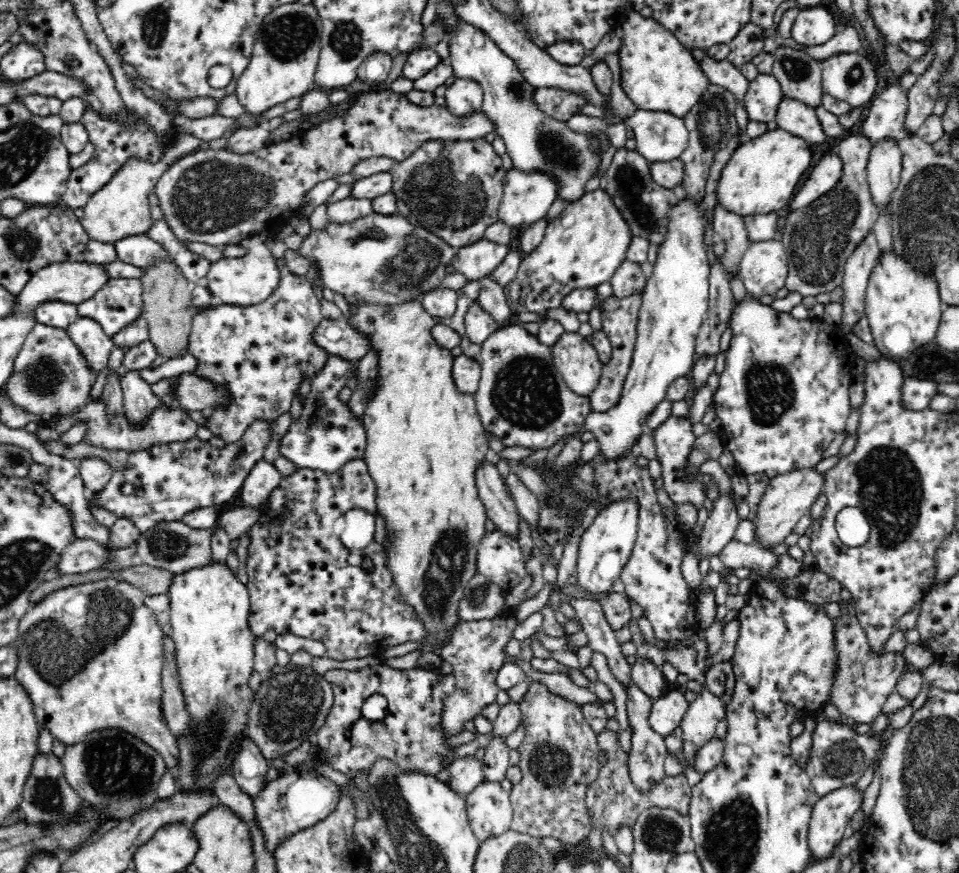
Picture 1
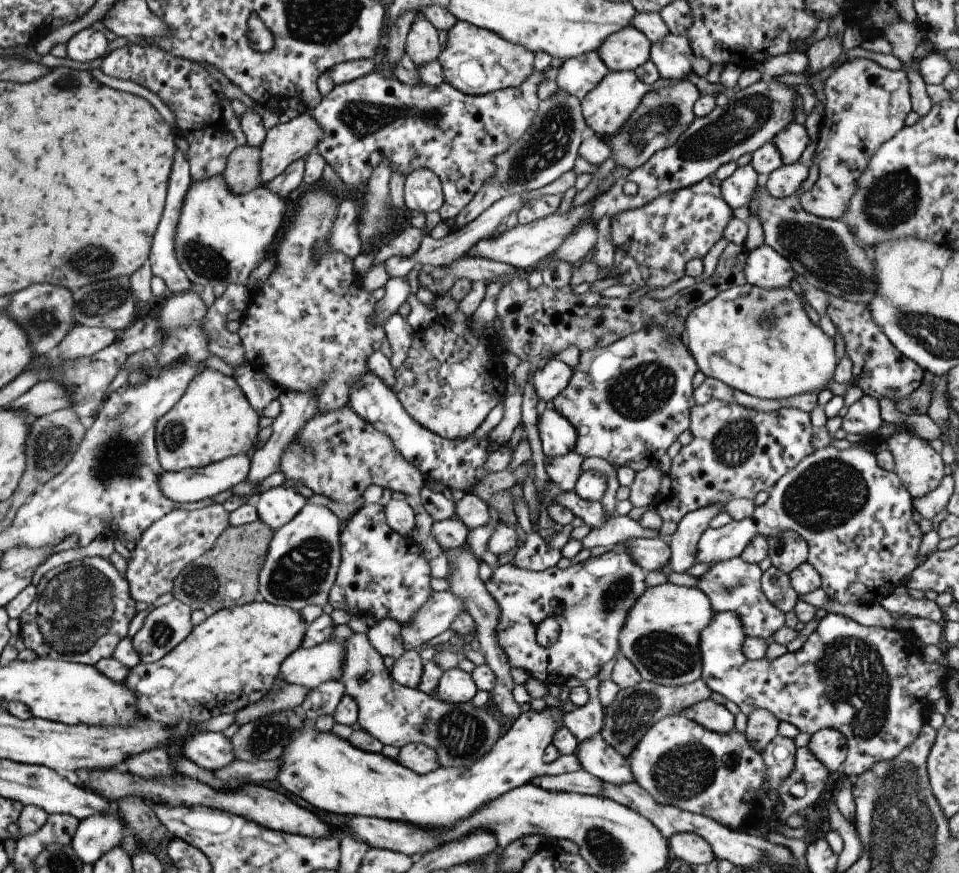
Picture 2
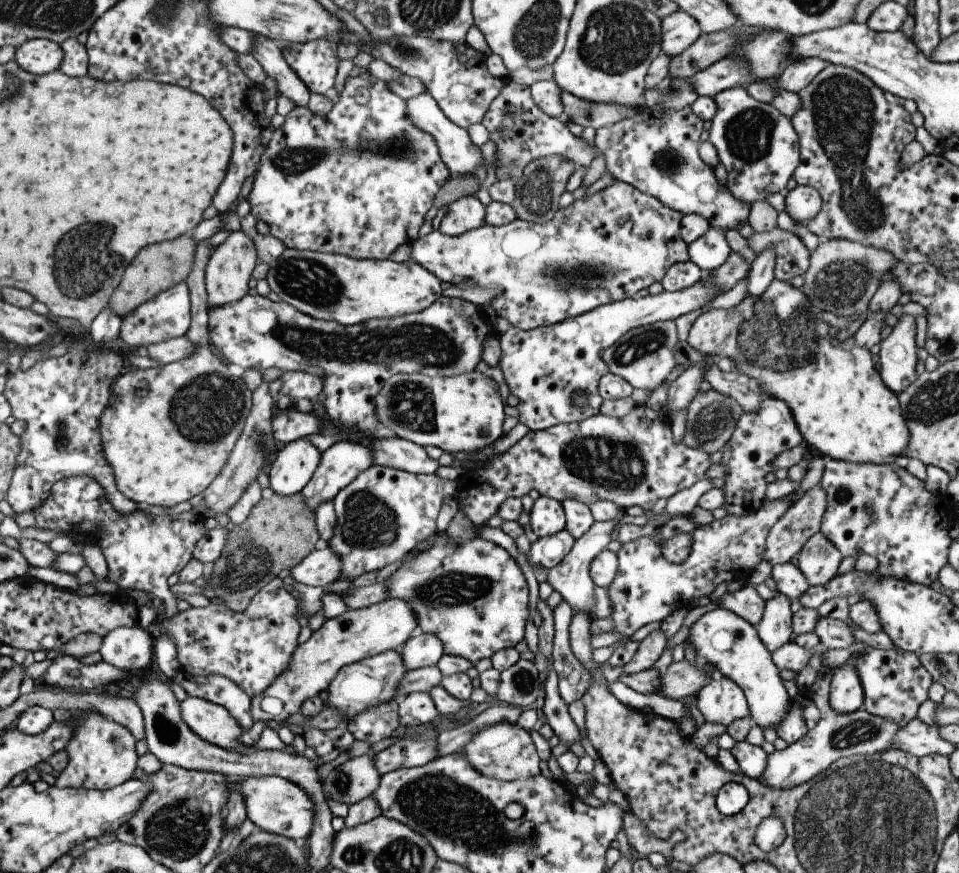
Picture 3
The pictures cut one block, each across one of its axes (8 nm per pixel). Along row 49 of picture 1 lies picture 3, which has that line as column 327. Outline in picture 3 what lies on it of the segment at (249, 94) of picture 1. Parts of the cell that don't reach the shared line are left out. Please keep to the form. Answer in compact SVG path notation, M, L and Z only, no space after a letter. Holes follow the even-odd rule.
M285 248L284 252L269 265L266 284L279 301L285 302L313 319L334 321L341 325L357 325L369 320L387 319L417 313L427 309L442 292L441 282L415 264L413 260L395 264L390 259L356 260L347 256L319 253L314 251L297 251Z

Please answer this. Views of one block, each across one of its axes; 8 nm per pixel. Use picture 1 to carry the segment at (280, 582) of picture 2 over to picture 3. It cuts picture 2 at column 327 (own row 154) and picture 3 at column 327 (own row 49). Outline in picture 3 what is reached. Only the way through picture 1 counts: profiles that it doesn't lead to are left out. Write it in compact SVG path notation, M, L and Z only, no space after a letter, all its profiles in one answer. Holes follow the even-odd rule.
M339 440L321 453L319 465L314 469L312 478L300 491L305 505L313 512L324 501L332 500L335 494L350 484L363 470L373 465L371 446Z

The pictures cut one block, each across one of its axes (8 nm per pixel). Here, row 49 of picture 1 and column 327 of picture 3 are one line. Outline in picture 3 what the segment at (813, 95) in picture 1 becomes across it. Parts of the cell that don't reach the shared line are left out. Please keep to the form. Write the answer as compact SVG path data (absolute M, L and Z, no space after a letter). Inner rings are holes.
M370 753L350 758L329 772L321 782L322 790L330 797L329 802L335 800L349 806L369 797L380 780L374 766Z

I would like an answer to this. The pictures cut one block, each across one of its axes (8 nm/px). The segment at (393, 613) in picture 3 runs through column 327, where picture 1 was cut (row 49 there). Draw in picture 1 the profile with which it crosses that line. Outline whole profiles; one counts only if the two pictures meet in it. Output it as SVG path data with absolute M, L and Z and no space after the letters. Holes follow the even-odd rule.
M636 11L620 27L624 33L618 51L618 78L622 91L634 102L637 109L668 111L683 117L690 108L698 104L701 92L710 86L708 77L695 62L692 52L682 48L678 39L651 17L643 18Z

